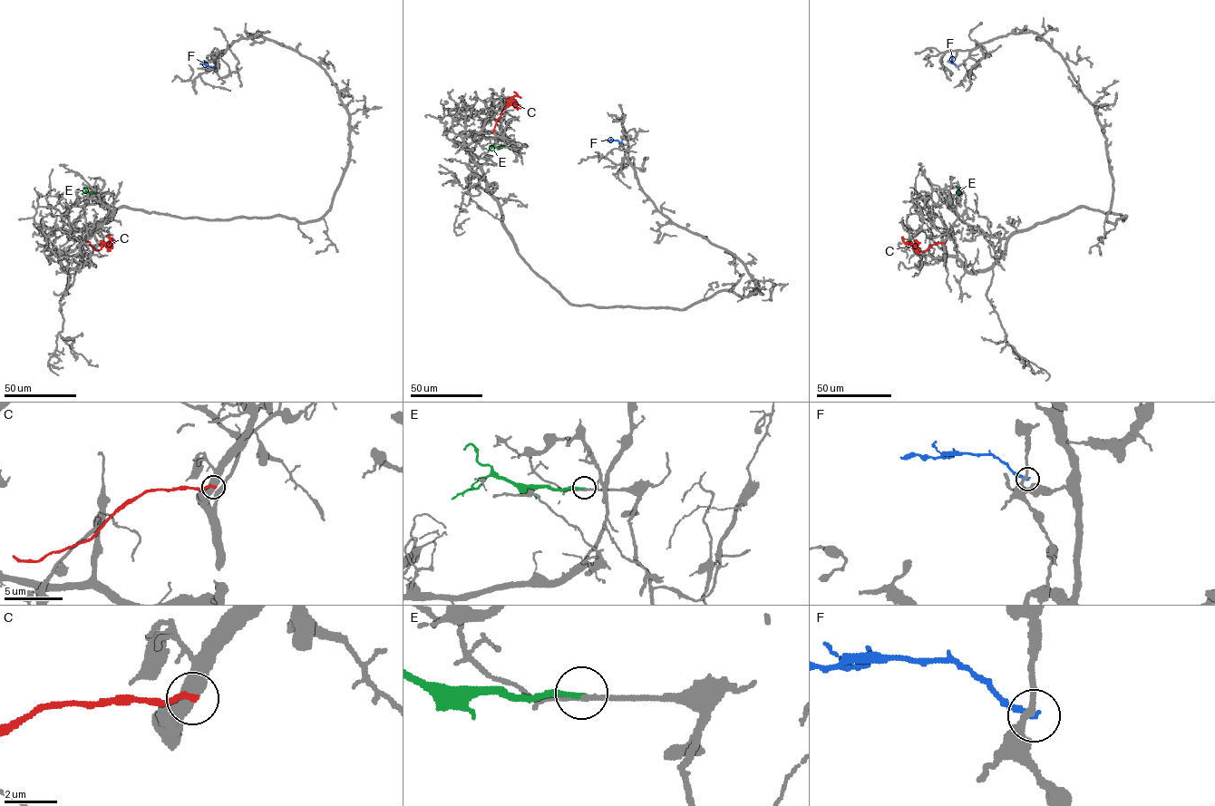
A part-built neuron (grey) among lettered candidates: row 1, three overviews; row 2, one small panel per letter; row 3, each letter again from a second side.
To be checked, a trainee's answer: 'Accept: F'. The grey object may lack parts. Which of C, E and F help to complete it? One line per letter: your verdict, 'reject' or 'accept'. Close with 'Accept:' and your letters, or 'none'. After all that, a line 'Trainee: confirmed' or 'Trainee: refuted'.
C: reject
E: accept
F: reject
Accept: E
Trainee: refuted

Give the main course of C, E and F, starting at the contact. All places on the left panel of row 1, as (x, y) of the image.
C: (86, 241), (98, 250), (102, 248), (102, 242), (111, 244), (108, 236)
E: (98, 192), (86, 190), (82, 194)
F: (216, 68), (200, 63)

